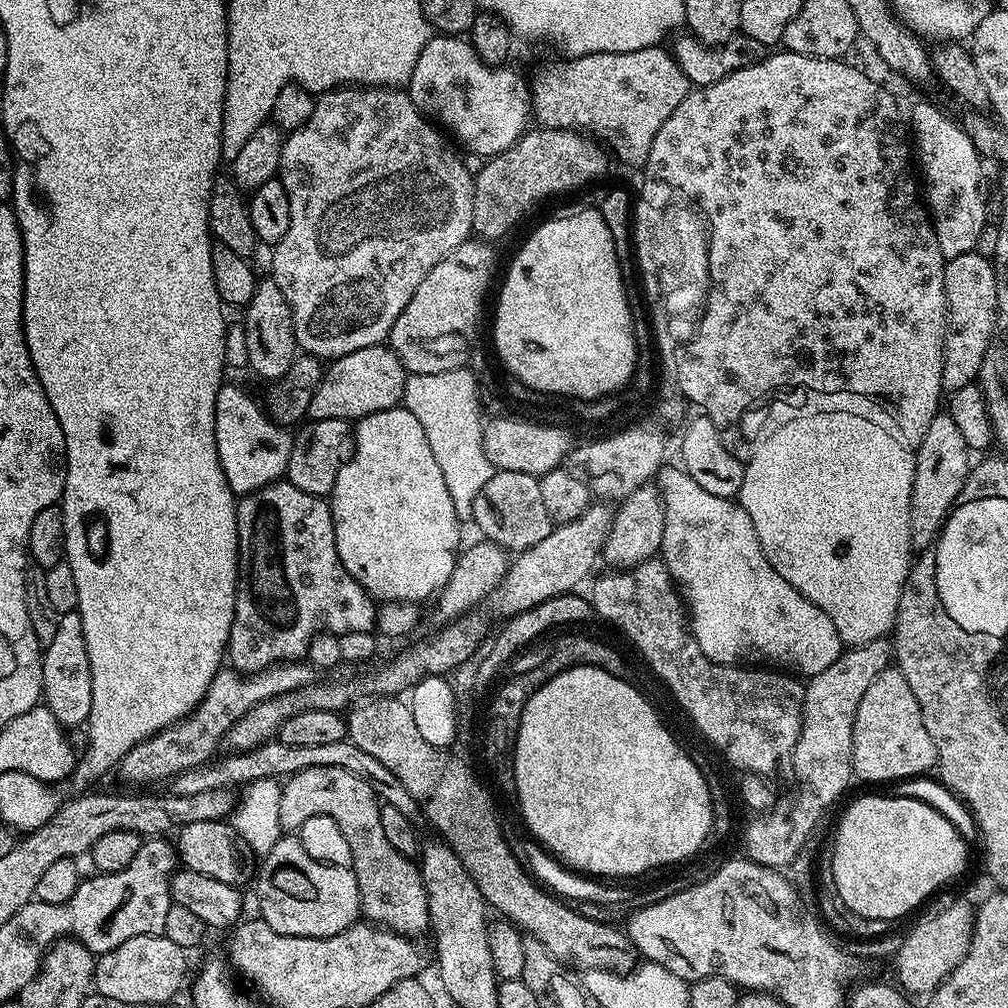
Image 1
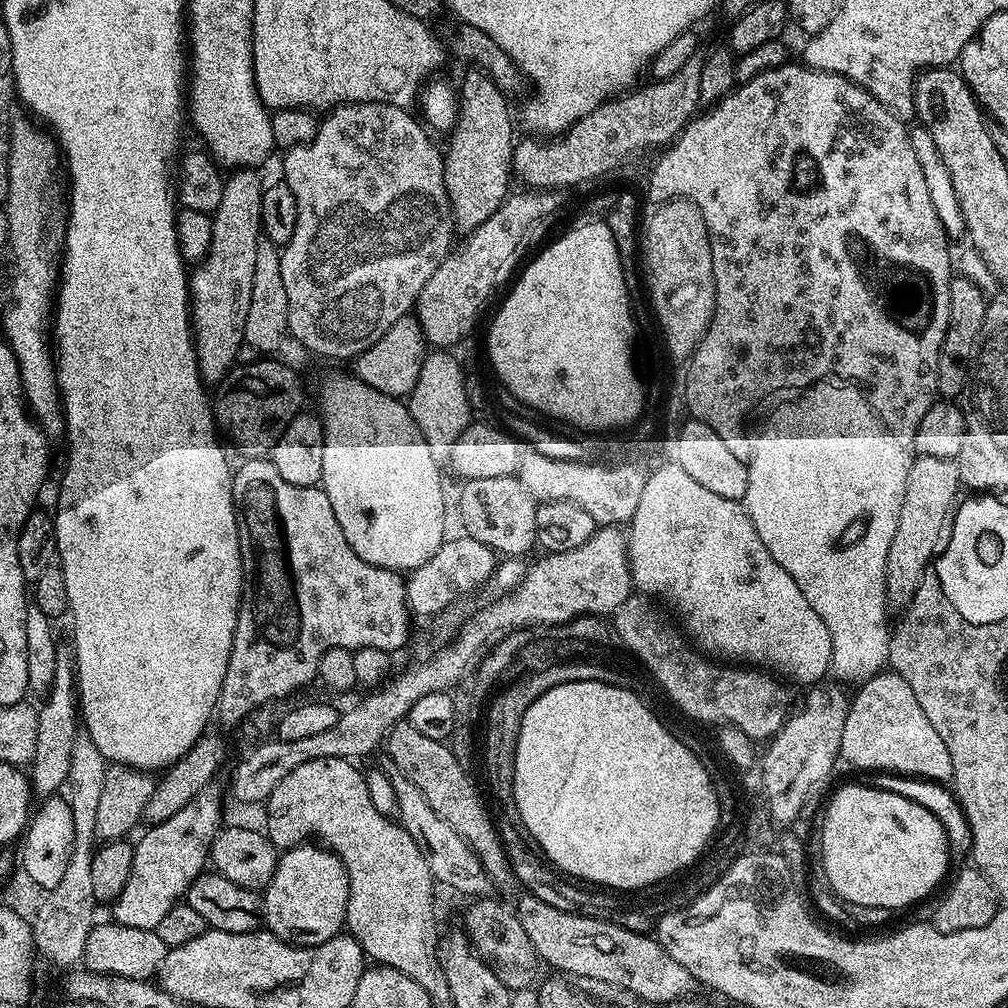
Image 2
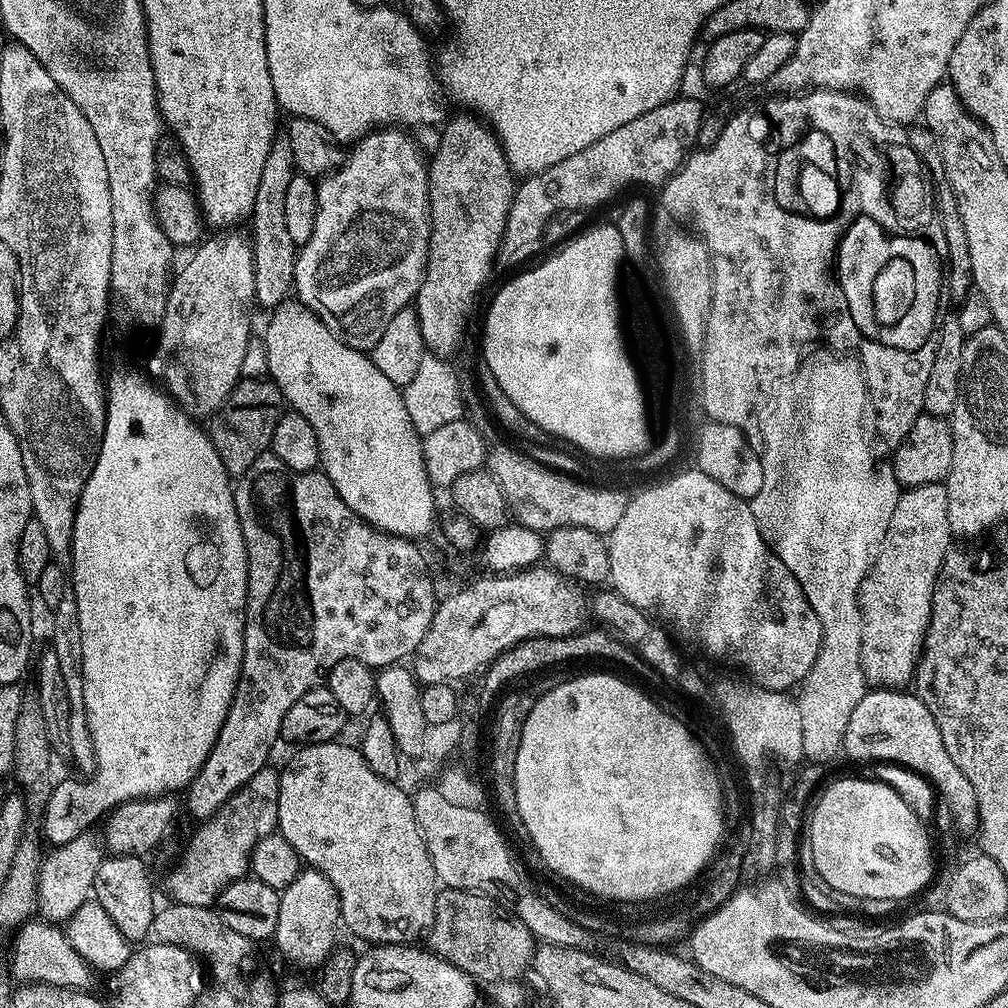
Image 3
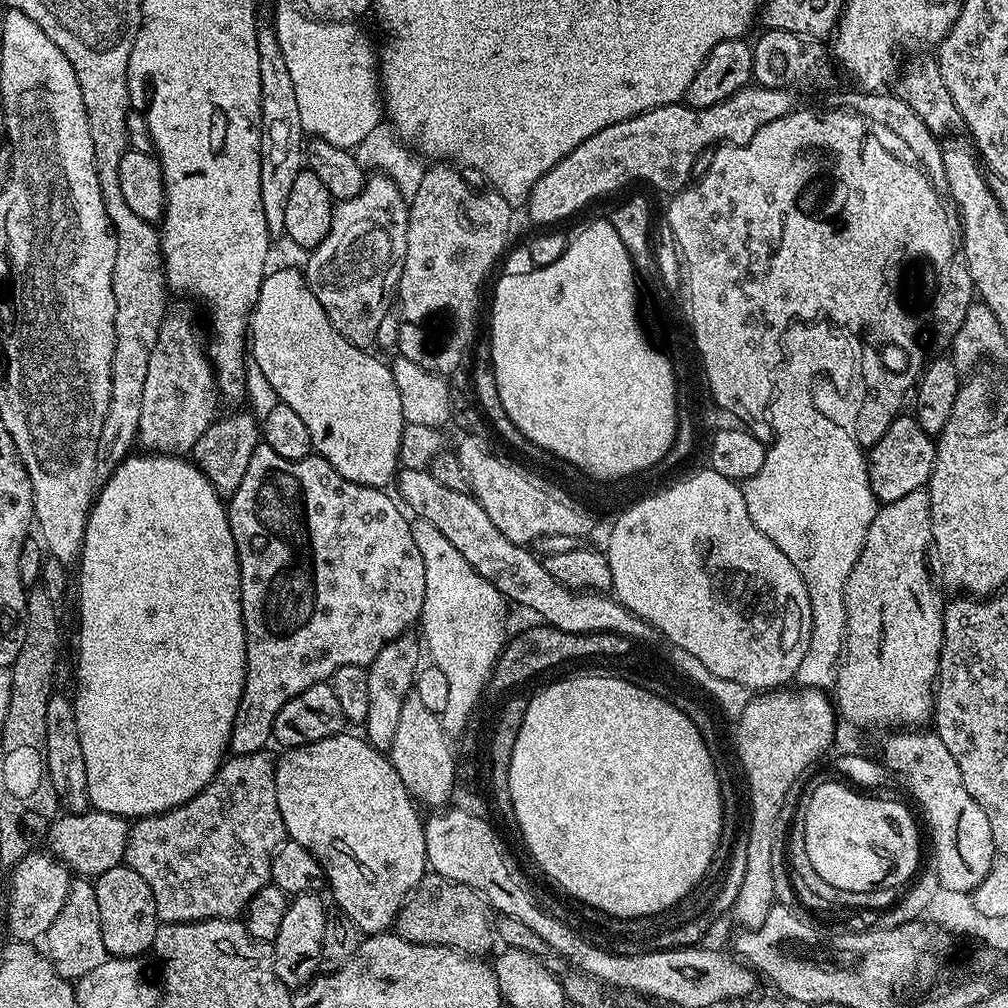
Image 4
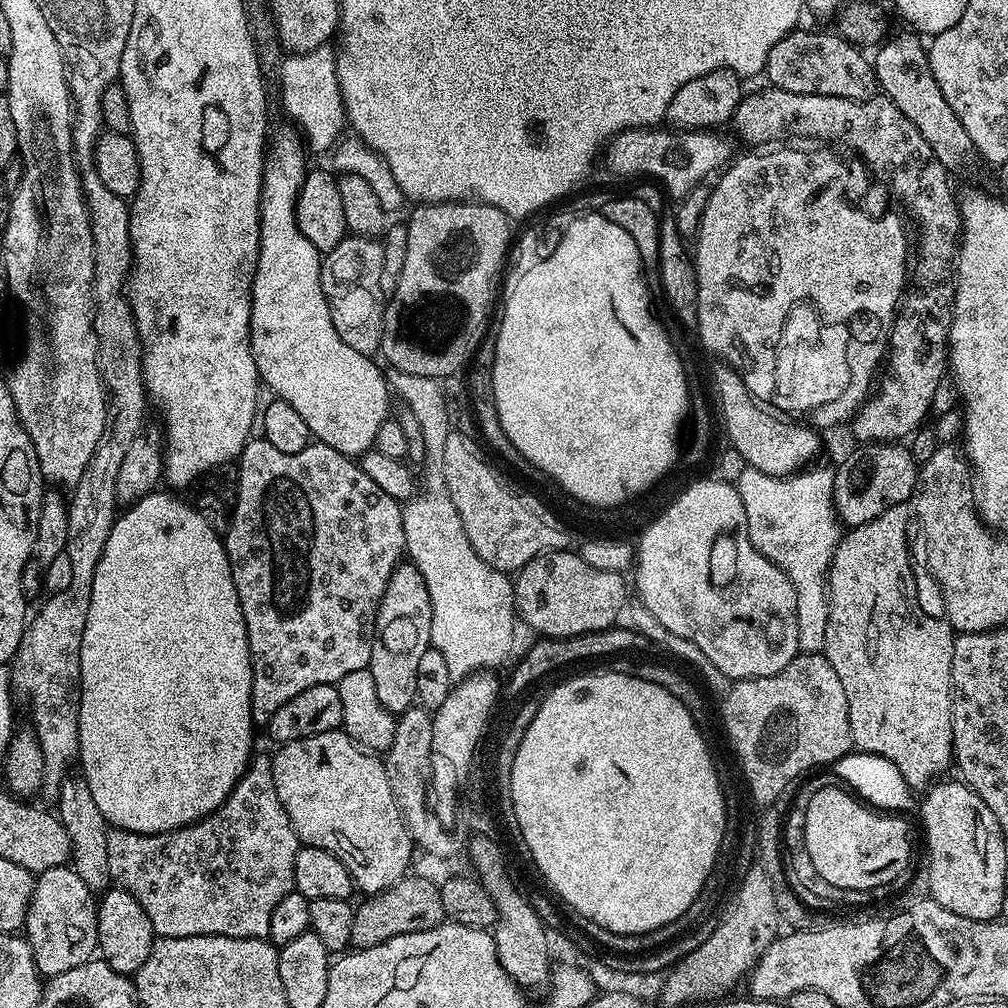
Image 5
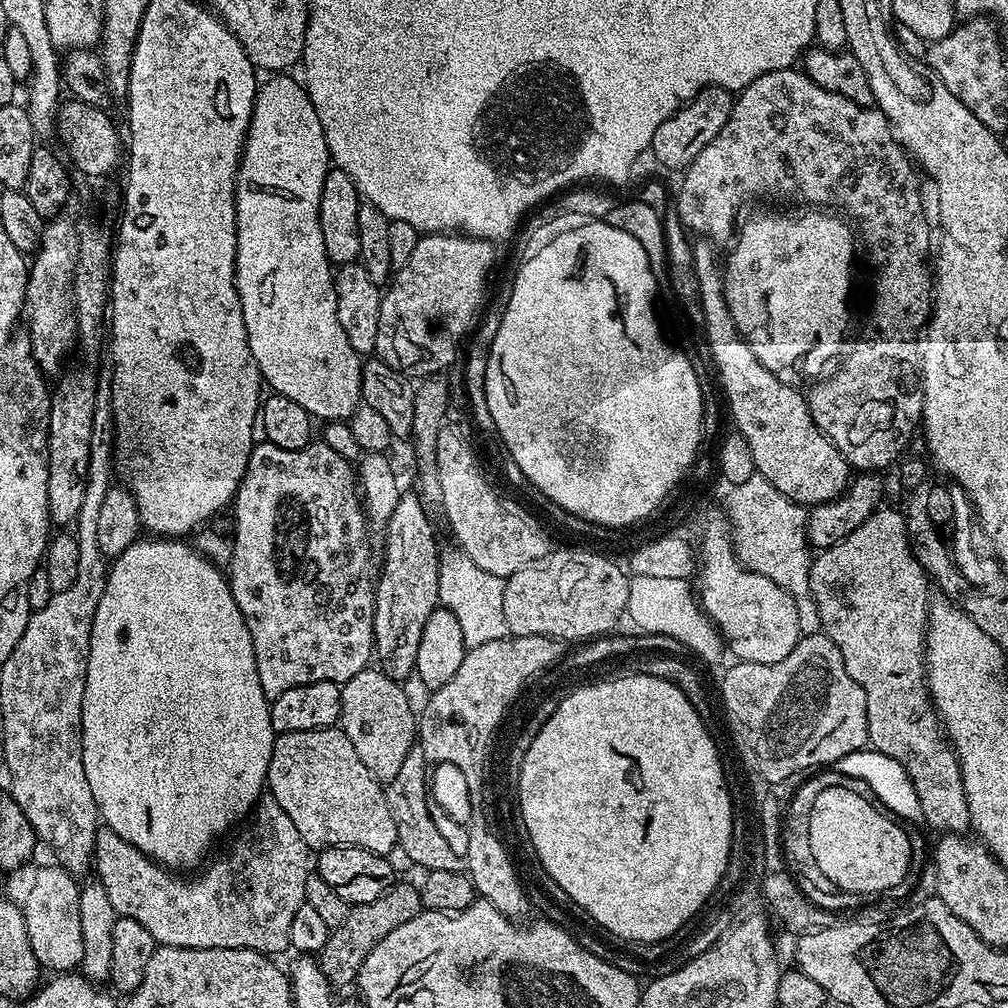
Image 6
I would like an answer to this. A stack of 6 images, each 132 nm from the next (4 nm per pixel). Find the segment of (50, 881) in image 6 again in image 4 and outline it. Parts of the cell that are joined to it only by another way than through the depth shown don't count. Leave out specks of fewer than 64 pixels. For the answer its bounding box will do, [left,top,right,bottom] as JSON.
[46,879,109,982]

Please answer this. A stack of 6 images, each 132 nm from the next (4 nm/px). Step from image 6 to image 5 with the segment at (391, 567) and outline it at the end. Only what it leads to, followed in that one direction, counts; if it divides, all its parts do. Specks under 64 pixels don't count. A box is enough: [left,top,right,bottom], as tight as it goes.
[367,562,432,714]

